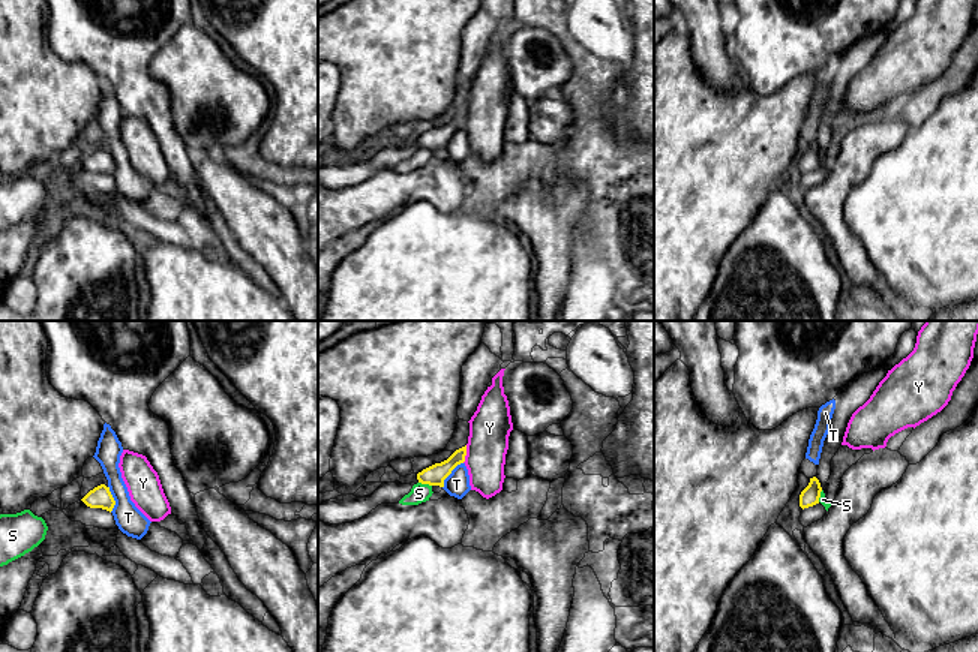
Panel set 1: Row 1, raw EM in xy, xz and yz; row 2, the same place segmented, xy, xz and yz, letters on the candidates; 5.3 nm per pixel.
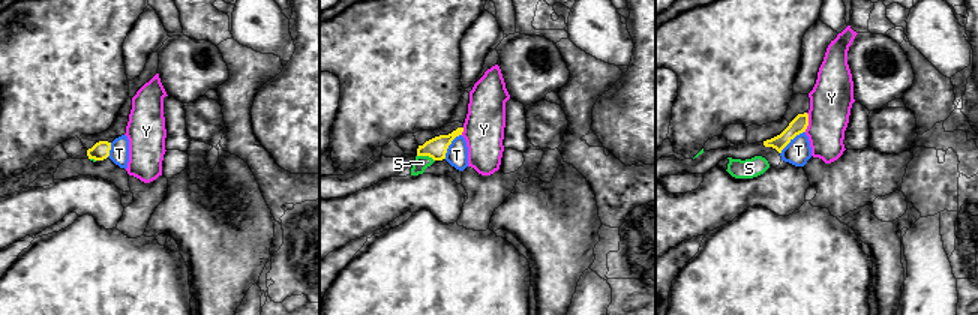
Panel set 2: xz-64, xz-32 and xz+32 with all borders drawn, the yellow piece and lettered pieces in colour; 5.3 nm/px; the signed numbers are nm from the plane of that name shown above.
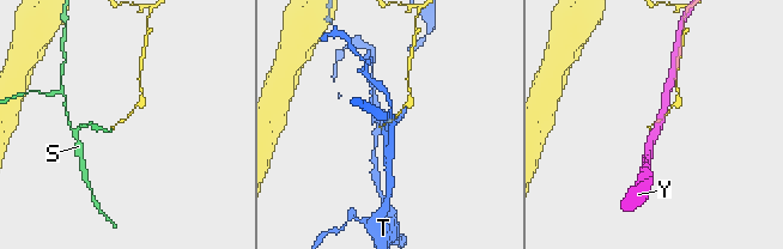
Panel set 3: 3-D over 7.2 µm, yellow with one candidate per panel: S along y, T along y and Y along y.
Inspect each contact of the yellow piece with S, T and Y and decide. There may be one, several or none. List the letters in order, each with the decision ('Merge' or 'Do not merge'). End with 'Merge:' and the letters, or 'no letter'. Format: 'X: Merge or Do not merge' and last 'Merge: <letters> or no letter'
S: Do not merge
T: Do not merge
Y: Do not merge
Merge: no letter

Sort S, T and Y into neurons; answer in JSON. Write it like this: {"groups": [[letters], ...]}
{"groups": [["S"], ["T"], ["Y"]]}

